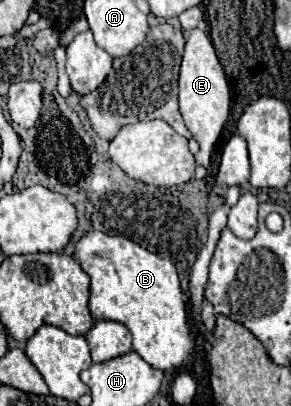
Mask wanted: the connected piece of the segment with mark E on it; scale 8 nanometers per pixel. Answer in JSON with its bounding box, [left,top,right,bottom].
[180,29,230,168]

